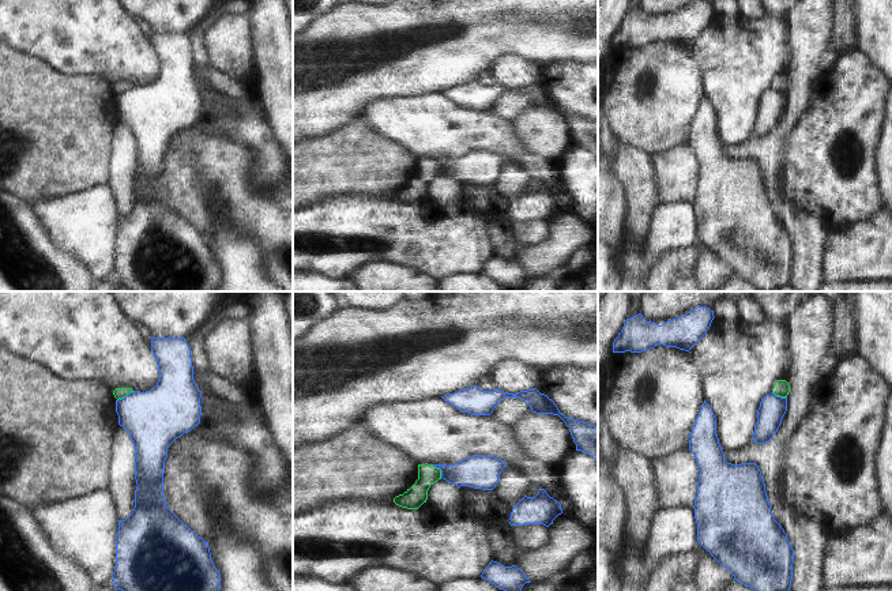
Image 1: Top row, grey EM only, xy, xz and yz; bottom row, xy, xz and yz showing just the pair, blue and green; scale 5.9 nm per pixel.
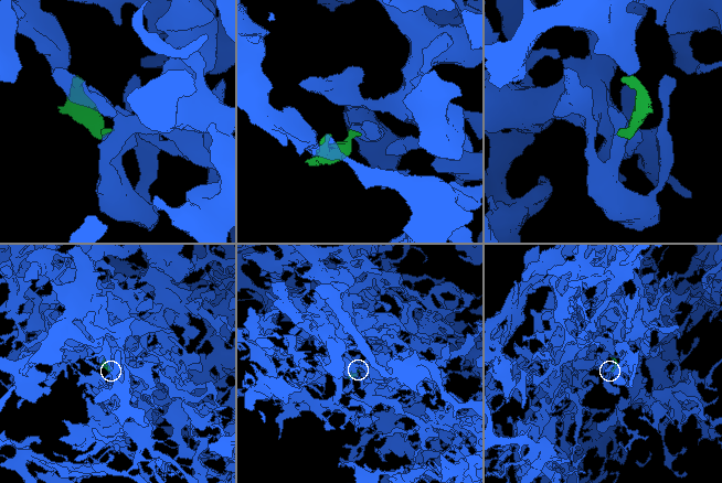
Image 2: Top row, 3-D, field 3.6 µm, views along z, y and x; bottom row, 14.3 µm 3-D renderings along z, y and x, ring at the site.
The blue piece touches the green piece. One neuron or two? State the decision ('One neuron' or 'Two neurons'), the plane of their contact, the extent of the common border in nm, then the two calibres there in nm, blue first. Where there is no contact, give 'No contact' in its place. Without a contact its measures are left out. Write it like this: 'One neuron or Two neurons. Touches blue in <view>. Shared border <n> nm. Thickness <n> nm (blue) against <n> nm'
Two neurons. Touches blue in xy. Shared border 120 nm. Thickness 340 nm (blue) against 60 nm.

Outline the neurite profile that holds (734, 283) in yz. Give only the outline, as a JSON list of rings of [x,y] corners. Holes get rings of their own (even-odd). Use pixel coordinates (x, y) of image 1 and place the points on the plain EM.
[[[733,275],[727,279],[726,283],[723,283],[722,286],[712,291],[764,291],[764,290],[759,290],[750,282],[745,282],[739,276]]]

